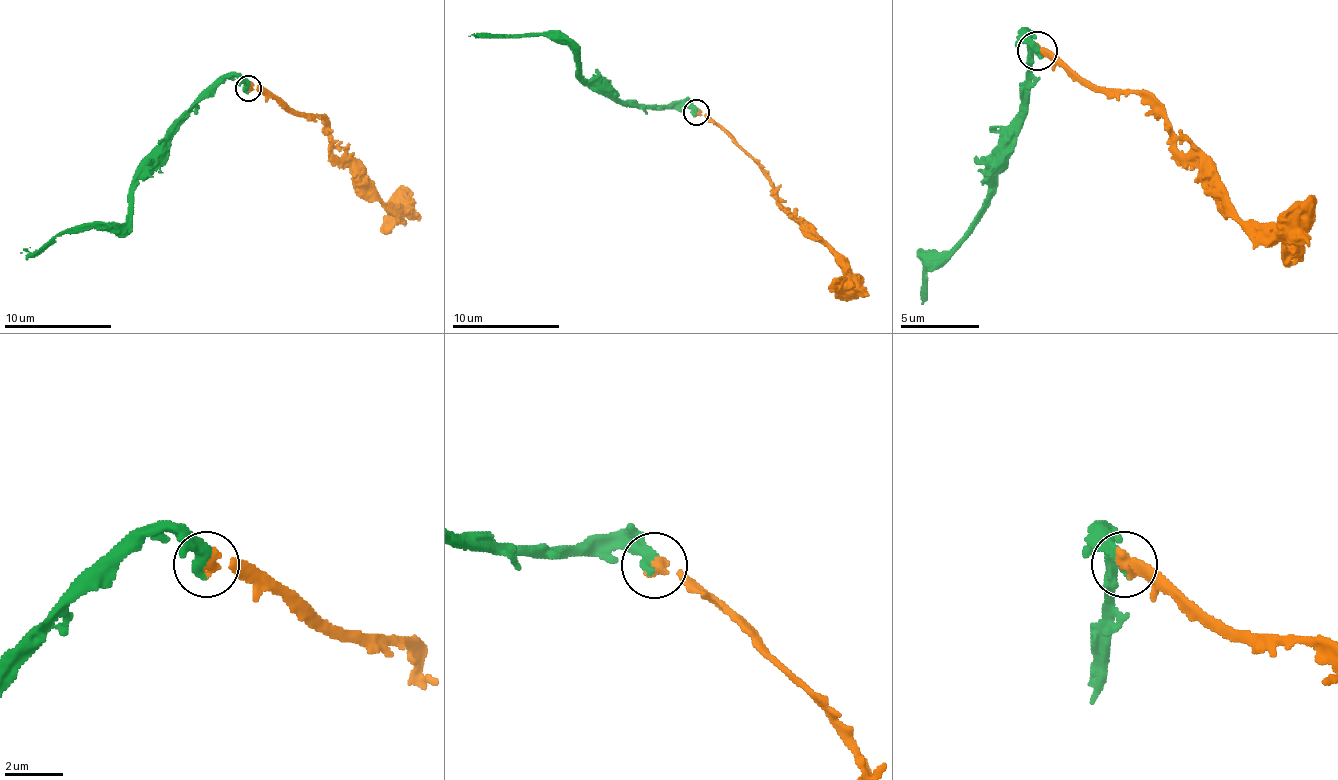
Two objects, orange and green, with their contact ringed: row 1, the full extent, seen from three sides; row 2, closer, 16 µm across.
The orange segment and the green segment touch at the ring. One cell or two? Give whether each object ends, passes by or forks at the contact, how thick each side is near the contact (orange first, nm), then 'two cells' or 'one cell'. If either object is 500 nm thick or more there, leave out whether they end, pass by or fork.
orange ends | green ends | 400/460 nm | one cell

